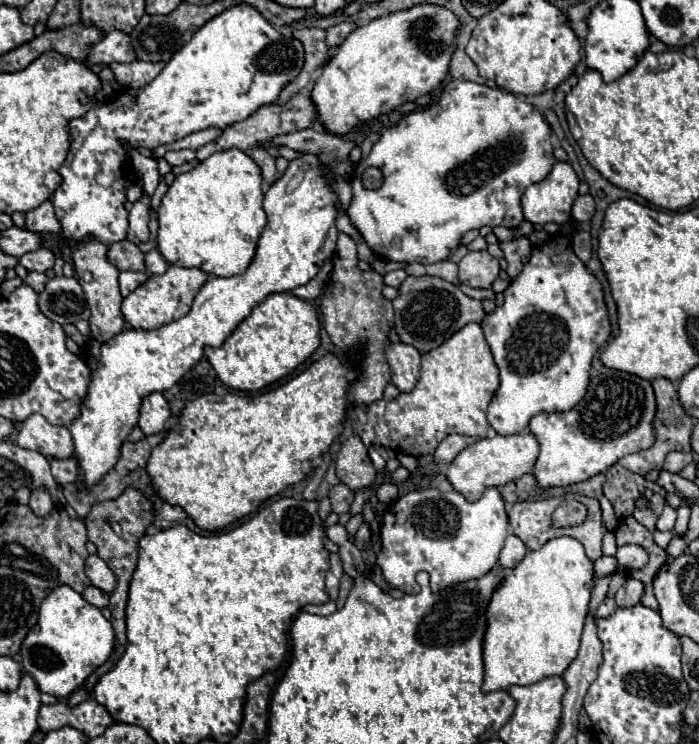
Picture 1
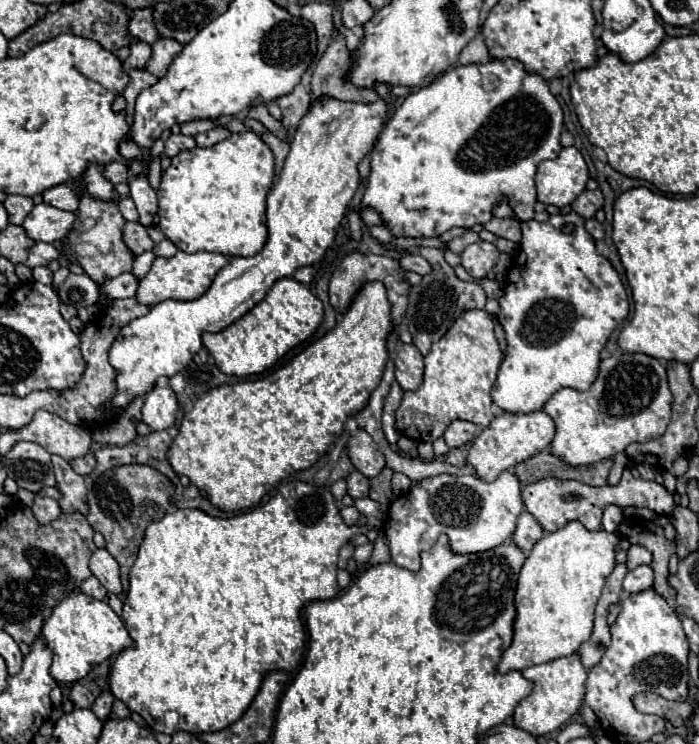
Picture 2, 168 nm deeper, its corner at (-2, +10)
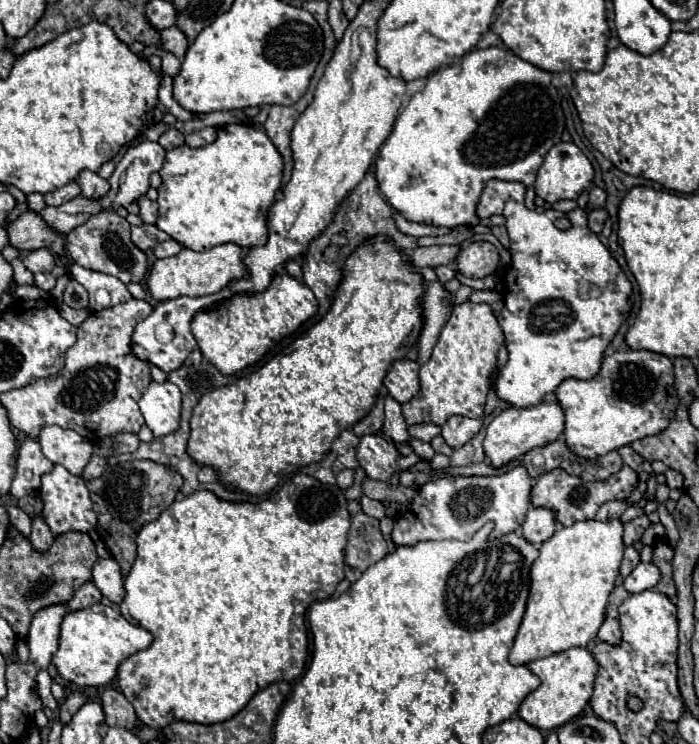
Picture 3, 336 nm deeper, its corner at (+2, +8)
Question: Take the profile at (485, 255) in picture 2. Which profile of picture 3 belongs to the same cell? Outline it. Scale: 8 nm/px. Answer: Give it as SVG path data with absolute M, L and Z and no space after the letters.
M474 242L464 248L458 258L458 272L468 278L484 278L498 266L498 250L490 242Z

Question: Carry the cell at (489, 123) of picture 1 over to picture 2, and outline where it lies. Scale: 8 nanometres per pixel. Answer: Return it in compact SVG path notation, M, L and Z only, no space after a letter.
M492 58L490 62L484 64L466 64L466 66L456 66L448 72L444 72L440 78L436 78L432 84L412 92L406 96L406 100L394 110L392 118L386 122L386 126L382 128L378 142L372 150L372 172L368 178L368 188L364 194L362 202L370 202L370 208L378 210L382 214L384 226L394 234L394 236L428 236L428 238L436 238L442 232L460 226L460 228L472 228L474 224L486 224L492 214L492 206L494 202L498 202L498 198L502 198L502 194L510 194L510 206L514 206L514 214L518 220L530 220L534 218L534 202L536 202L536 192L534 192L534 176L536 176L536 168L542 160L546 158L556 158L558 150L562 150L560 146L560 132L562 132L562 124L564 124L564 114L562 108L558 104L558 100L552 96L548 82L534 72L528 72L524 68L524 64L520 60L512 60L512 58Z

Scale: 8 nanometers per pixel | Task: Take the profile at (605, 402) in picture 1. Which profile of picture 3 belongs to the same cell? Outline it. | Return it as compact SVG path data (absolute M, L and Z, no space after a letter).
M626 350L626 352L614 352L612 356L606 356L602 360L600 372L608 374L608 382L602 380L602 374L594 376L592 380L564 380L556 388L556 400L564 410L564 442L568 448L582 456L582 458L598 458L604 456L606 452L618 450L634 440L654 436L662 432L670 420L674 418L674 410L678 406L678 396L674 390L674 372L672 372L672 362L670 358L648 352L648 350Z

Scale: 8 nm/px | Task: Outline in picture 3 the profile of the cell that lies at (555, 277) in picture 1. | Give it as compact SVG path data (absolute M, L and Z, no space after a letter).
M490 180L476 208L480 218L490 218L494 214L506 216L506 228L512 242L512 278L506 278L508 290L504 296L504 308L498 314L498 324L506 338L508 362L498 374L496 396L516 408L540 404L544 396L552 394L566 378L592 380L600 370L606 346L630 314L628 300L632 296L632 286L626 274L620 270L618 262L610 256L600 238L588 228L586 210L576 208L568 212L566 218L572 222L572 228L558 230L552 220L552 210L544 214L528 210L524 206L524 194L526 188L520 182Z

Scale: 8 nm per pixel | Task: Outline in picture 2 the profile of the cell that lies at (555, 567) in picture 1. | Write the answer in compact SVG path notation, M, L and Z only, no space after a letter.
M568 522L562 530L546 534L528 554L516 590L514 640L502 654L498 672L524 670L574 654L594 628L594 608L602 586L616 566L620 534L586 530L580 522Z

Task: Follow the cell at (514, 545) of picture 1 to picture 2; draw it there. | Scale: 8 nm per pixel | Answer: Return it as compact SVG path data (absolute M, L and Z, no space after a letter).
M522 512L518 518L518 528L512 536L516 546L522 546L522 550L526 550L526 554L532 550L532 546L544 536L544 528L536 522L536 518L530 512Z

